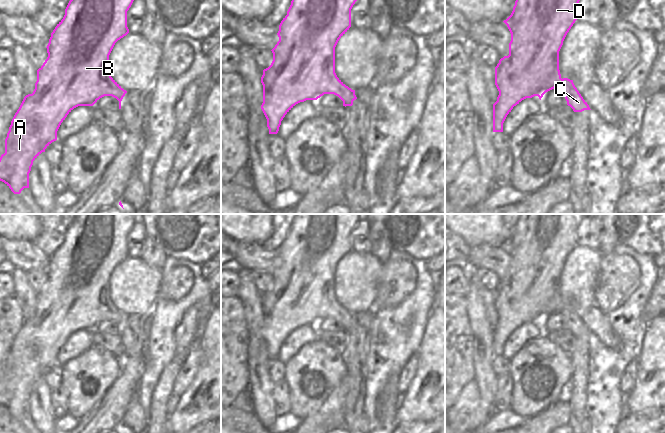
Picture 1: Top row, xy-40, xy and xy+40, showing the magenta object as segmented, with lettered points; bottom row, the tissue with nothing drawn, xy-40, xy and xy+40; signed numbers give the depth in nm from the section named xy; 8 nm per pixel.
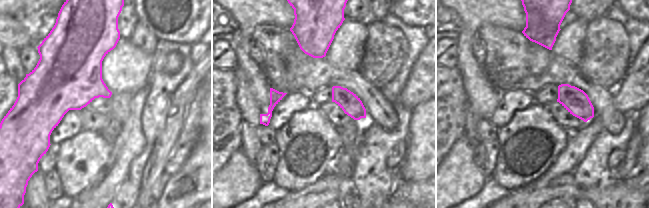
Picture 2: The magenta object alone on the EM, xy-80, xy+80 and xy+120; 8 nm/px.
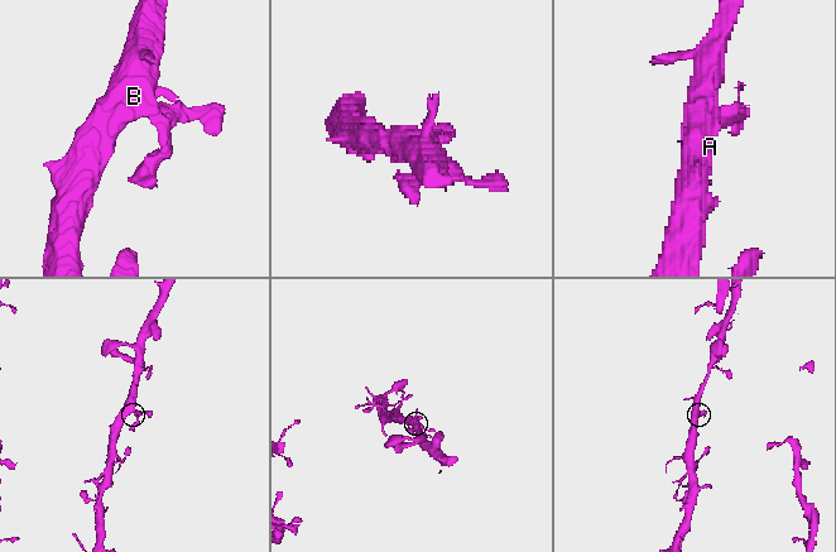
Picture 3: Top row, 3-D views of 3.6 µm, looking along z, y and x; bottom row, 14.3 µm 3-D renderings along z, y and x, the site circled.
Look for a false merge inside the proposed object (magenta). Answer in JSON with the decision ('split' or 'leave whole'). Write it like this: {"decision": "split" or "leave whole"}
{"decision": "leave whole"}

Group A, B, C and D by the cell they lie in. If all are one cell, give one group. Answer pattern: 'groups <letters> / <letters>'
groups A B C D

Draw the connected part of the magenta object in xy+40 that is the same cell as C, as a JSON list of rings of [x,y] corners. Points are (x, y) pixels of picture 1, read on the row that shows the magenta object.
[[[516,0],[511,15],[503,22],[507,25],[511,33],[511,41],[509,43],[509,55],[499,60],[495,67],[495,85],[499,91],[497,101],[493,104],[493,132],[503,132],[503,123],[507,115],[514,106],[519,104],[526,98],[538,96],[539,99],[543,95],[558,88],[563,91],[567,105],[574,112],[582,112],[591,110],[587,102],[583,99],[573,80],[561,78],[559,70],[559,51],[563,45],[563,41],[577,20],[577,5],[580,0]]]

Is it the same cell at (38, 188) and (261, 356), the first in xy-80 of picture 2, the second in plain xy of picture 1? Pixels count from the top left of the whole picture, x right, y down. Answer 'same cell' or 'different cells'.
same cell

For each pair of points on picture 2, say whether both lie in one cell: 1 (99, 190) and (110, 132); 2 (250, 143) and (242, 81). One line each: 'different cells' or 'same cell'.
1: different cells
2: same cell

